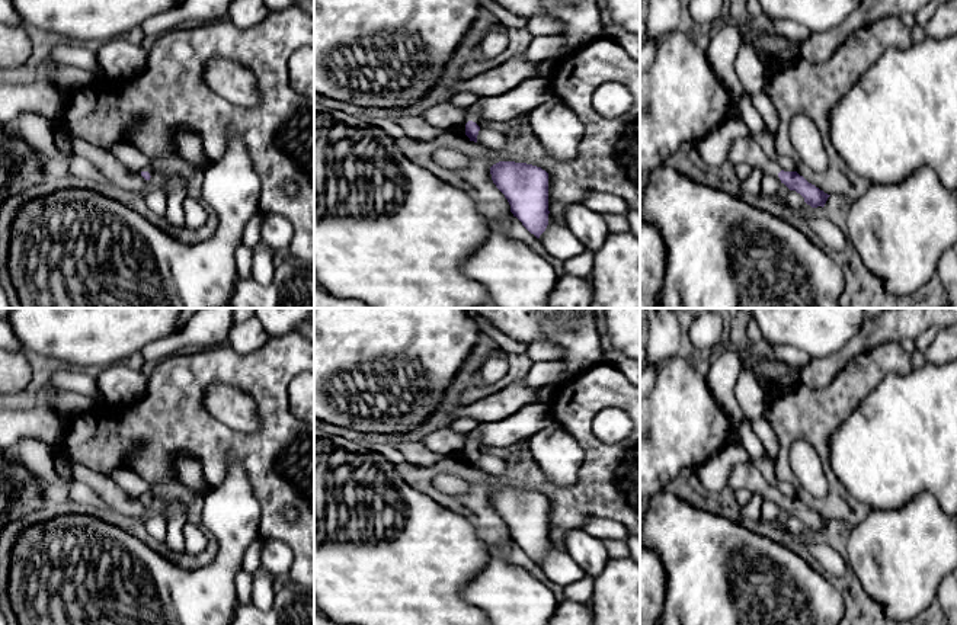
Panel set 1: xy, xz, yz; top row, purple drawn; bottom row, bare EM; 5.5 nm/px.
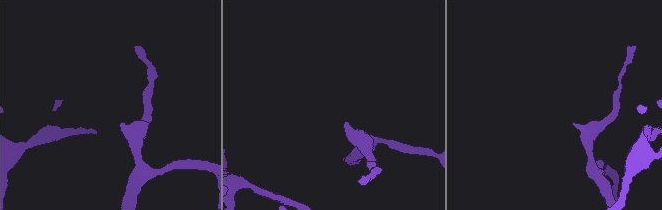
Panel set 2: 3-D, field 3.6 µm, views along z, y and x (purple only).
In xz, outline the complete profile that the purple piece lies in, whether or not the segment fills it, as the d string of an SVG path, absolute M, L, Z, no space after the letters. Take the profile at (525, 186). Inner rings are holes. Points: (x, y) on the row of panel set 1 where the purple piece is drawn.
M499 161L490 167L490 174L513 217L540 238L548 225L548 173L526 163Z

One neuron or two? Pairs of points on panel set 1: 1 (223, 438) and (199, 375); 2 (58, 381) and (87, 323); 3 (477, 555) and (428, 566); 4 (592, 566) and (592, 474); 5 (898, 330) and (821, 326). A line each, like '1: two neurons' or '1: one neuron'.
1: one neuron
2: two neurons
3: one neuron
4: two neurons
5: two neurons

